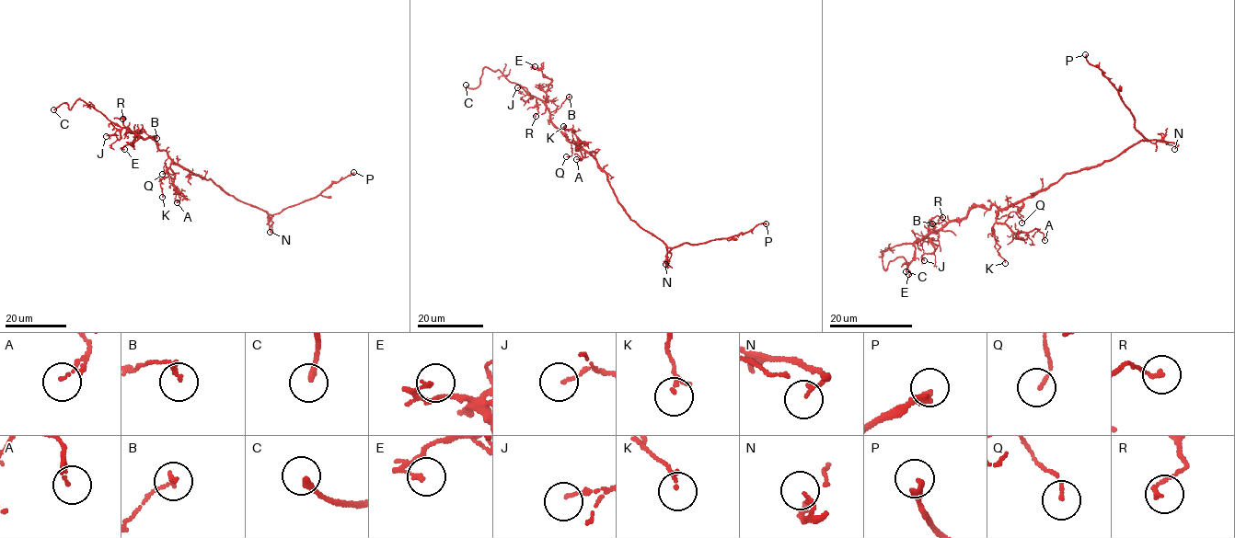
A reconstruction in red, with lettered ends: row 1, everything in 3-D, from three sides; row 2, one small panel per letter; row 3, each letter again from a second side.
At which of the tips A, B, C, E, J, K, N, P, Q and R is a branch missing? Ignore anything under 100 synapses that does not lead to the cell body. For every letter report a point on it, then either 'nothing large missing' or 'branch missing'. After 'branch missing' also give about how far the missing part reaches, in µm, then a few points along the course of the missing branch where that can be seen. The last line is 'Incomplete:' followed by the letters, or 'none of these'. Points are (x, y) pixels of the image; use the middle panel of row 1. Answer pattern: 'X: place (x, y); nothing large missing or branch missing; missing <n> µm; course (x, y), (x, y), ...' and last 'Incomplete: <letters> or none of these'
A: place (576, 159); nothing large missing
B: place (569, 97); nothing large missing
C: place (466, 85); branch missing; missing 4 µm
E: place (535, 66); nothing large missing
J: place (517, 87); nothing large missing
K: place (563, 126); nothing large missing
N: place (665, 264); nothing large missing
P: place (766, 223); nothing large missing
Q: place (566, 156); nothing large missing
R: place (536, 116); nothing large missing
Incomplete: C

